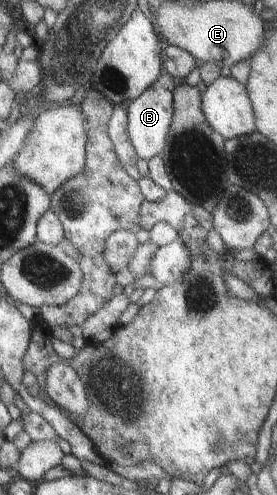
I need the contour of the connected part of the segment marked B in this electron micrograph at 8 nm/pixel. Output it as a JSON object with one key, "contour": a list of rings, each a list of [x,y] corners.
{"contour":[[[161,72],[160,78],[148,91],[130,102],[129,134],[131,134],[133,148],[136,149],[137,156],[146,161],[159,155],[165,146],[167,132],[169,132],[172,121],[175,88],[173,77]]]}

